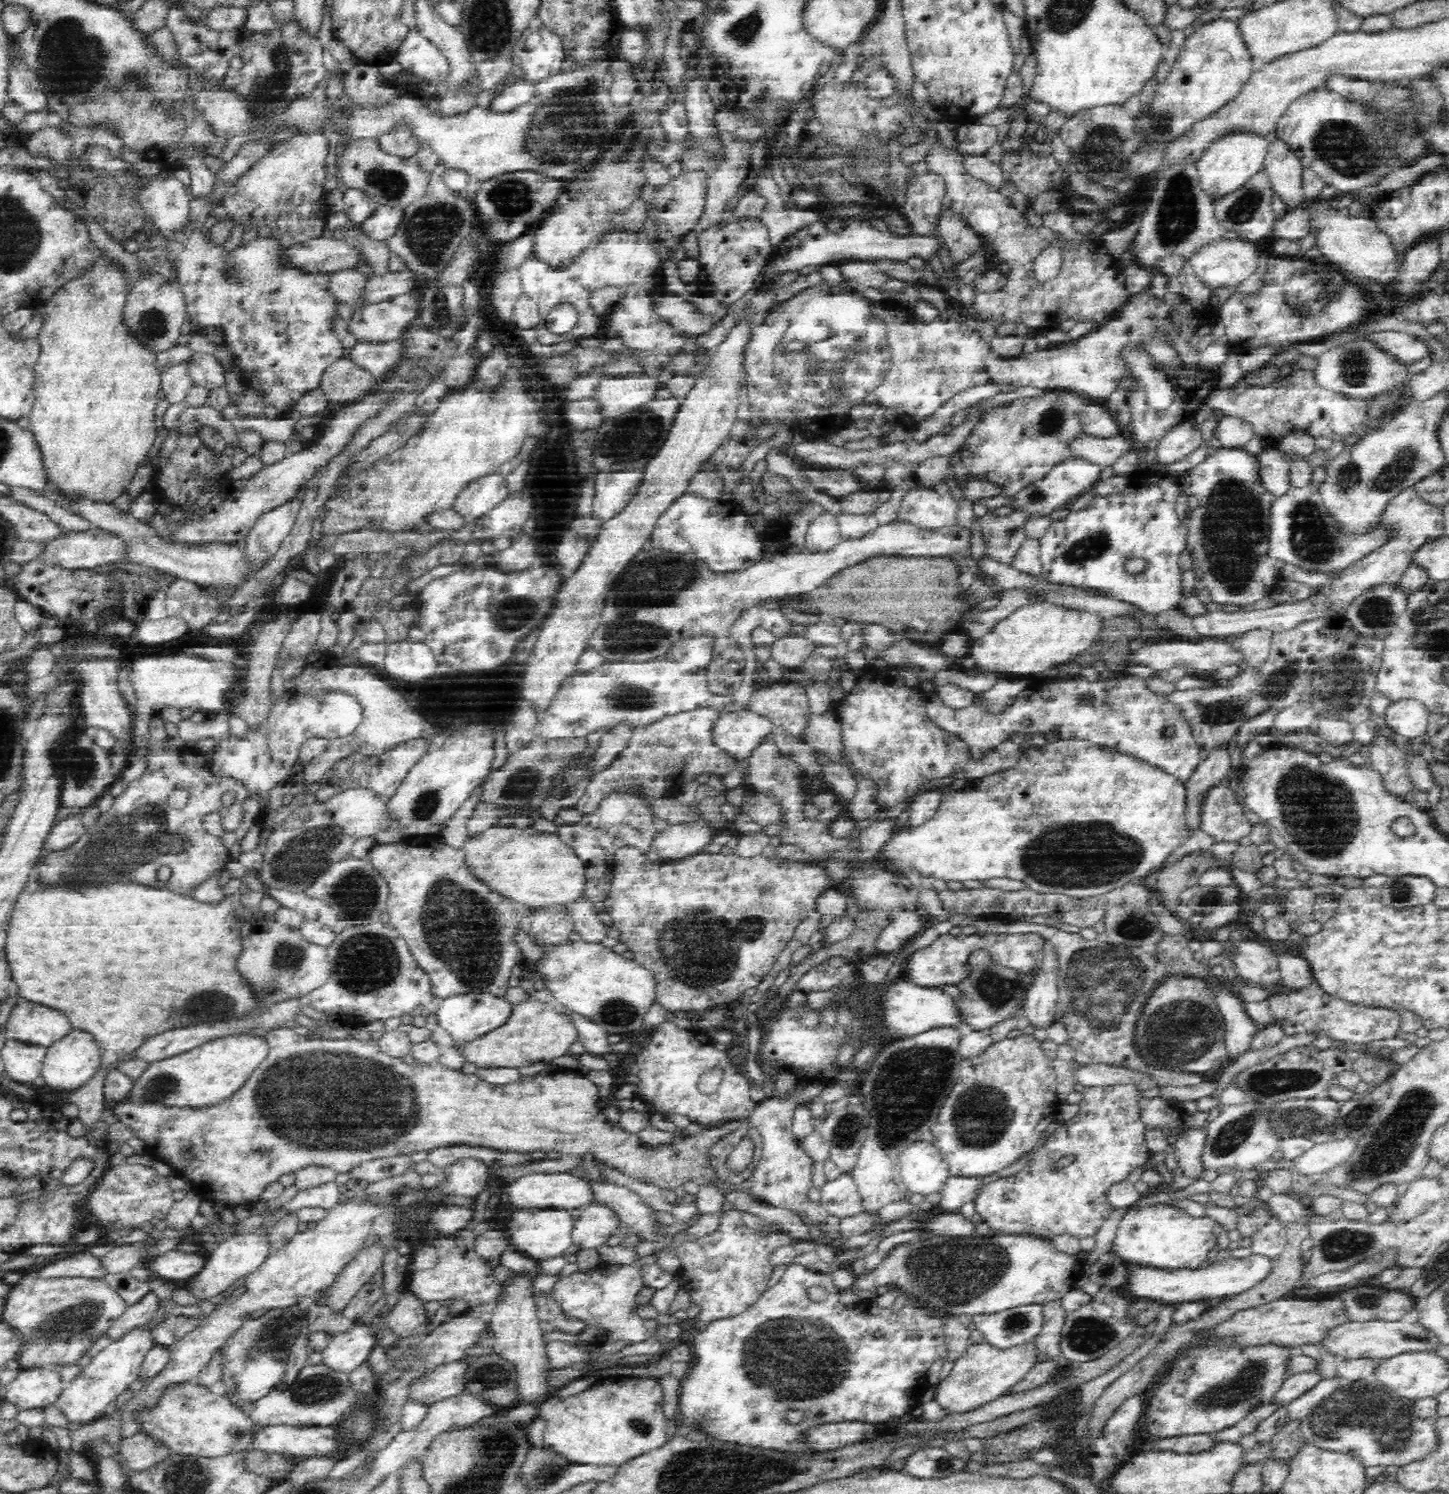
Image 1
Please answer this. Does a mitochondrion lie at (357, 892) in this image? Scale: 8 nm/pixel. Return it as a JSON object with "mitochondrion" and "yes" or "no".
{"mitochondrion":"yes"}

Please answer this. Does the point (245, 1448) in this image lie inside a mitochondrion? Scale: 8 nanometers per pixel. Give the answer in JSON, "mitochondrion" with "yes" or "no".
{"mitochondrion":"no"}

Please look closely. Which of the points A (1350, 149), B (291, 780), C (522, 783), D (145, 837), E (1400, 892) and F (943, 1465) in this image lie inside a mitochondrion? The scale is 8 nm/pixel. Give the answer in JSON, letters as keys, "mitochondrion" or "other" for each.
{"A":"mitochondrion","B":"other","C":"mitochondrion","D":"mitochondrion","E":"mitochondrion","F":"mitochondrion"}

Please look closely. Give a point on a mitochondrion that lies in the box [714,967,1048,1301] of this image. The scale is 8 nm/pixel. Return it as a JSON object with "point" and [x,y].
{"point":[904,1086]}

